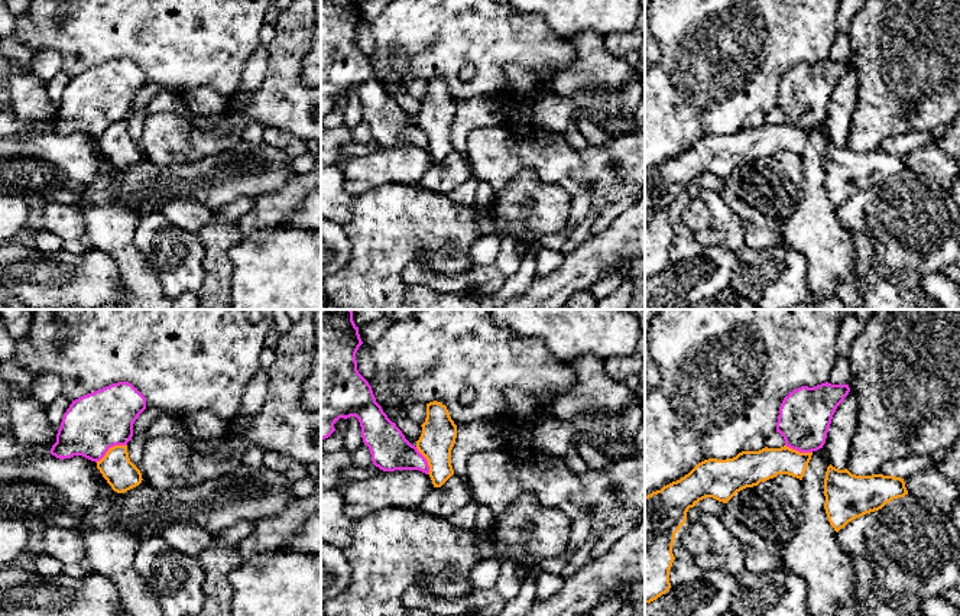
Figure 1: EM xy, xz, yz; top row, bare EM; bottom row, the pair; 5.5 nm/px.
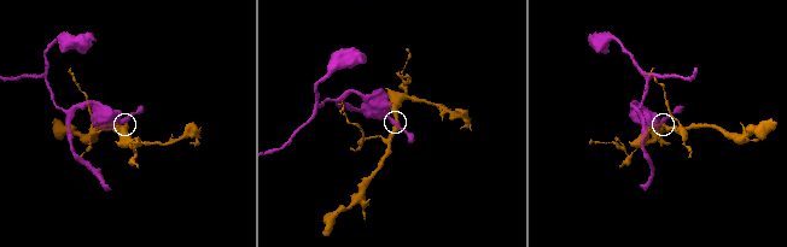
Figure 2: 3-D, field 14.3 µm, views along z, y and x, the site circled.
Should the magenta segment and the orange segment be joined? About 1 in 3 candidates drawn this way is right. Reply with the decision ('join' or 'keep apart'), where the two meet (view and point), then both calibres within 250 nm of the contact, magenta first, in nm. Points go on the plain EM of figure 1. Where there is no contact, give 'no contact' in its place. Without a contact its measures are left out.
keep apart | xy (110, 123) | 320/180 nm

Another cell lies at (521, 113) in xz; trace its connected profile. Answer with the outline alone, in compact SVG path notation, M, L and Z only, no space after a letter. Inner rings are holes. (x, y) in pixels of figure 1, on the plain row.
M513 101L509 110L509 121L518 123L518 124L532 124L532 106L522 103L522 101Z

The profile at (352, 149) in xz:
M353 140L340 147L340 162L346 161L347 158L363 156L372 150L377 150L379 147L382 146L376 143L374 140L369 143L357 143Z

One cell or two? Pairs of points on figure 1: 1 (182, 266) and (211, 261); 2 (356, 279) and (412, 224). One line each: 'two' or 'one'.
1: two
2: one

